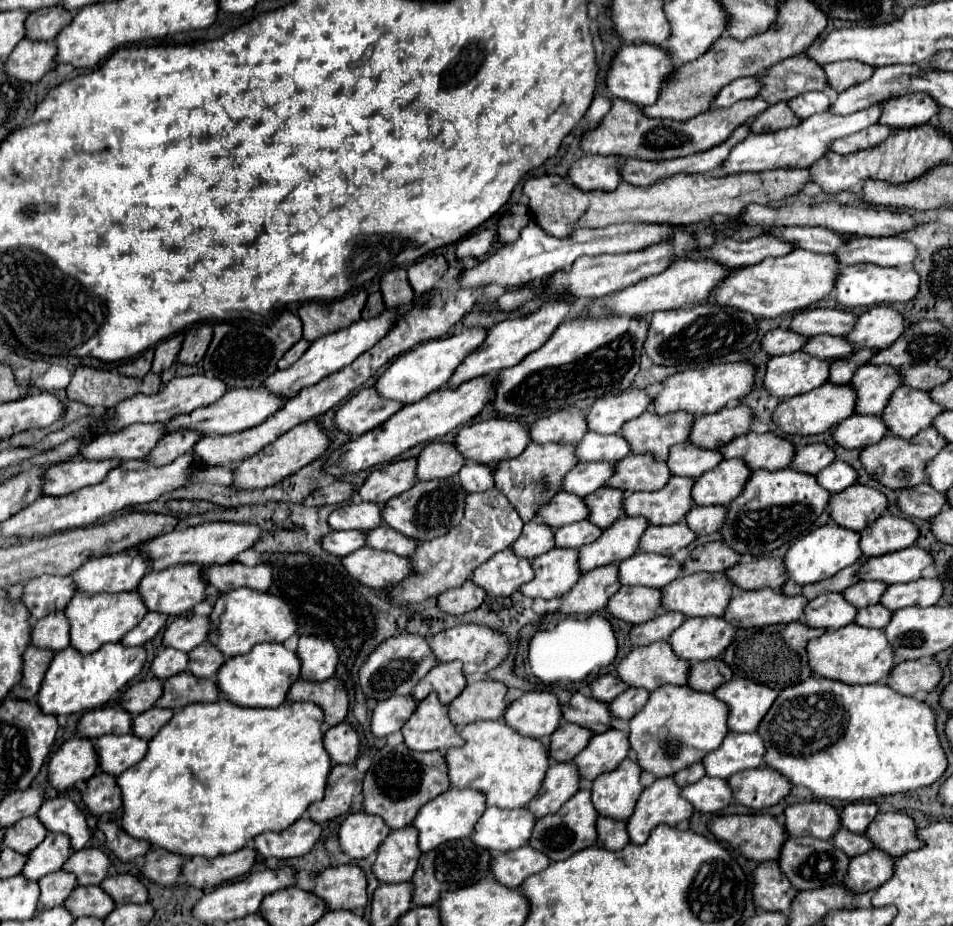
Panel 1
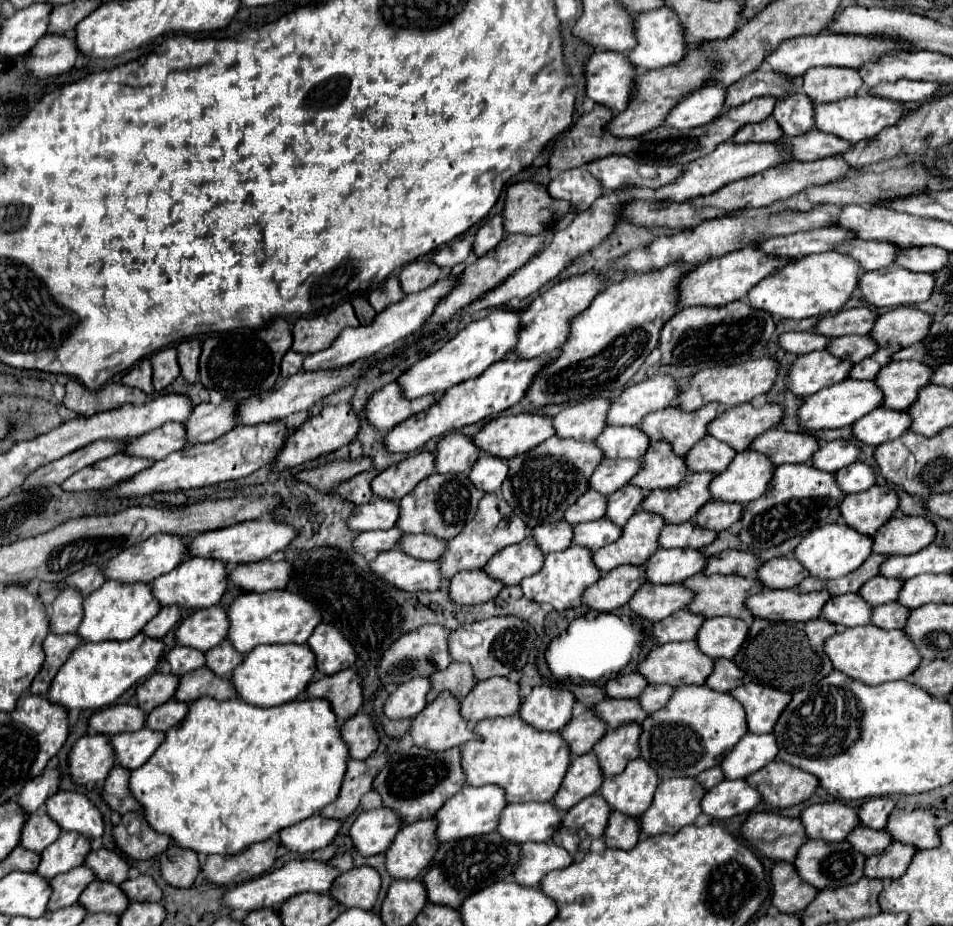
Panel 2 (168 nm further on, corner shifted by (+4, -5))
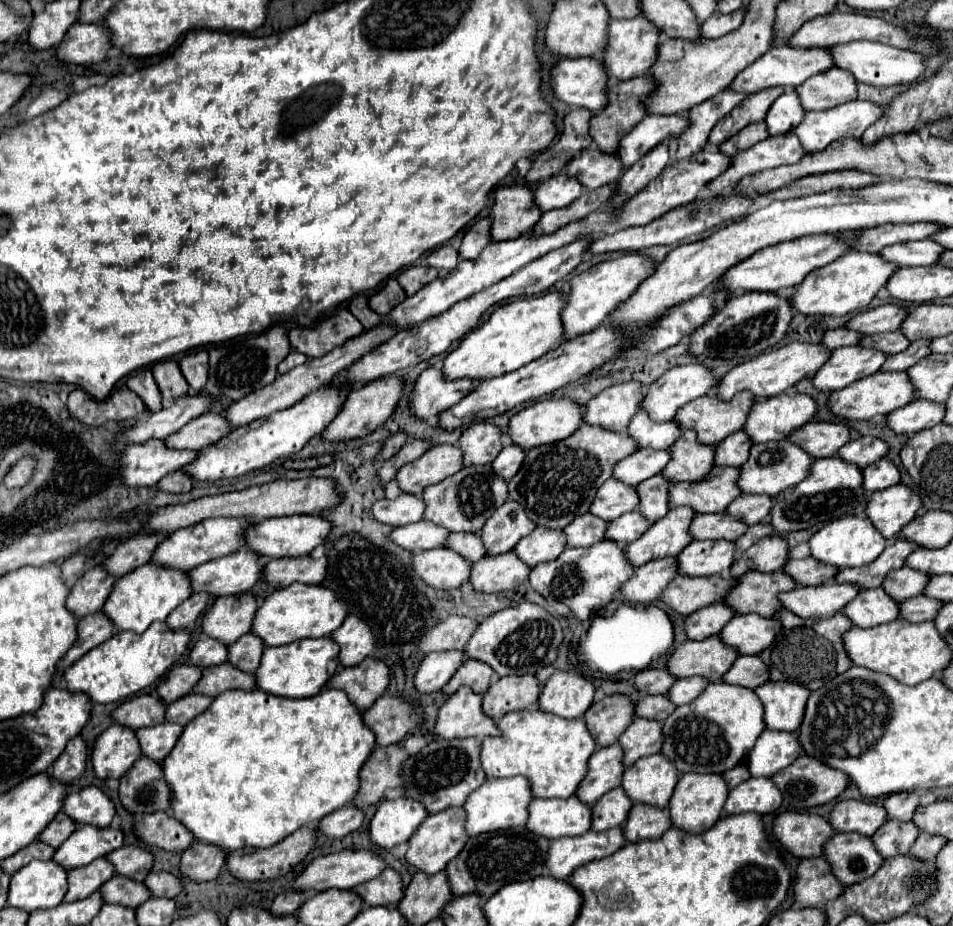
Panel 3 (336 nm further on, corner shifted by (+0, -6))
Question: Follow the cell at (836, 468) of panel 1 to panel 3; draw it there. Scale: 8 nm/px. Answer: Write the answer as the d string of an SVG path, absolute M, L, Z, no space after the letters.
M882 458L876 464L870 464L864 468L864 490L884 490L894 484L900 484L900 470L886 458Z

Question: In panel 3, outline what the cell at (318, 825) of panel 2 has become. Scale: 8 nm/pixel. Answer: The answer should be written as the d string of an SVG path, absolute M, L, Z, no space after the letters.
M350 804L350 806L344 806L342 810L336 810L334 814L328 814L318 830L324 834L324 836L332 836L332 838L342 838L354 830L358 830L362 826L362 820L364 820L364 812Z

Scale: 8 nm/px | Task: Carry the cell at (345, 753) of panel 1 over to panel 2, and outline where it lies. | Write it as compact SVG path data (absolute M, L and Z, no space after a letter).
M356 713L354 717L350 717L340 727L340 733L342 741L346 741L348 745L348 755L352 759L362 761L370 757L370 753L378 747L378 733L374 729L374 723L364 713Z

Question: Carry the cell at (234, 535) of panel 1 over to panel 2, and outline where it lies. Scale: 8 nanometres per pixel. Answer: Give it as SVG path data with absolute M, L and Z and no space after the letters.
M256 519L256 521L242 521L242 523L236 523L230 527L198 533L186 545L186 549L188 549L190 557L218 559L228 565L238 565L238 563L252 563L252 561L268 559L272 553L288 547L288 543L294 539L294 535L296 535L294 527L290 527L286 523L276 523L272 519Z

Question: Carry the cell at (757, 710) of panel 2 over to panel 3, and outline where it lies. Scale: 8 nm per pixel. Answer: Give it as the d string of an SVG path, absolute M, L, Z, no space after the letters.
M766 682L754 690L764 704L768 730L796 732L802 724L810 690L796 682Z

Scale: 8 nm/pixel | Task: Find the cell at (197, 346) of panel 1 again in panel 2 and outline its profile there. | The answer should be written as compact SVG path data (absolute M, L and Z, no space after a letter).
M186 339L182 341L176 349L178 349L178 365L182 371L182 377L190 383L196 381L198 377L198 357L200 357L200 339Z

